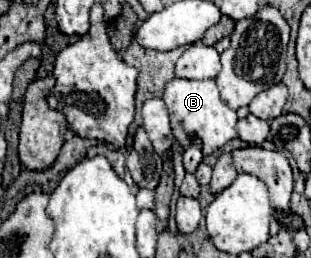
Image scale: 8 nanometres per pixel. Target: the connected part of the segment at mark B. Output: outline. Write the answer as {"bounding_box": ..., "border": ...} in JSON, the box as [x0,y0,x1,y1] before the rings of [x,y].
{"bounding_box":[162,77,236,157],"border":[[[174,77],[166,83],[162,101],[170,111],[170,123],[174,131],[174,141],[178,145],[178,153],[184,153],[190,147],[190,135],[196,135],[202,141],[202,155],[208,157],[214,151],[222,149],[228,141],[236,137],[236,111],[230,109],[218,93],[214,79],[180,79]]]}

